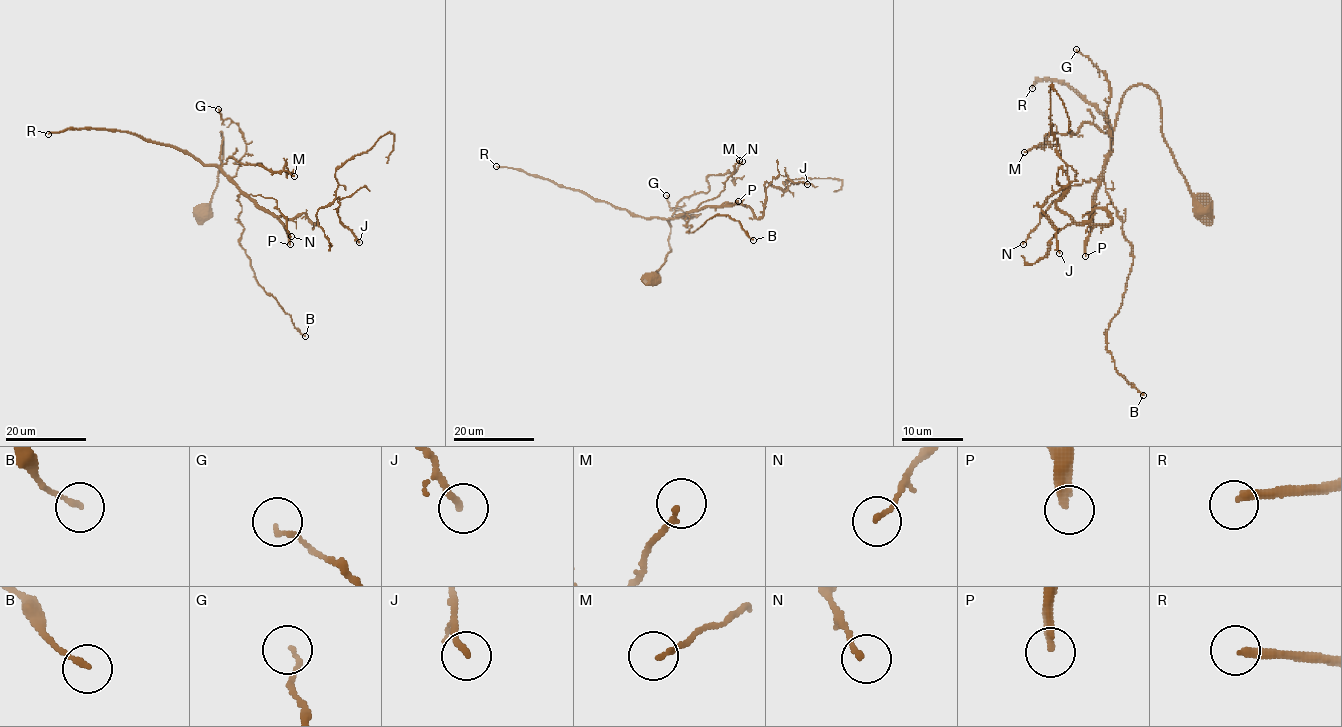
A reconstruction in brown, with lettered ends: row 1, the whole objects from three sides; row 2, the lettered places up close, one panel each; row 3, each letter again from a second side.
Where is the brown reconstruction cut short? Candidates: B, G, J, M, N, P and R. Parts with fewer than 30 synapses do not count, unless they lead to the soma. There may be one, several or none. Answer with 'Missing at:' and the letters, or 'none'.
Missing at: P, R

